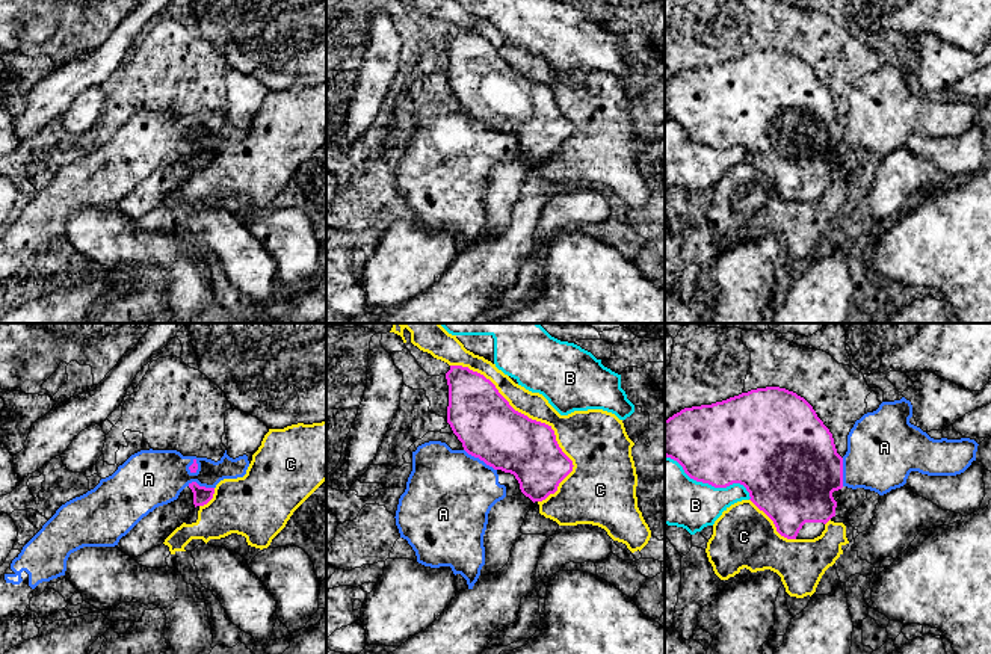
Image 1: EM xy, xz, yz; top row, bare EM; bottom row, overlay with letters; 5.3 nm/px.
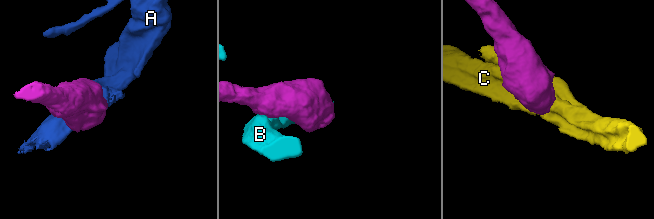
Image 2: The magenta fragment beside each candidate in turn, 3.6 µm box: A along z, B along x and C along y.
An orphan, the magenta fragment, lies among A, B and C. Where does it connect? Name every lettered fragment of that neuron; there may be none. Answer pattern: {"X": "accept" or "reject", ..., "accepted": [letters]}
{"A": "reject", "B": "reject", "C": "reject", "accepted": []}

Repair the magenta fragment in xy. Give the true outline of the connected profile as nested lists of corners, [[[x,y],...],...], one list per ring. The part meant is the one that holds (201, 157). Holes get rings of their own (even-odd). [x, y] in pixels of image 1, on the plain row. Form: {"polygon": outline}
{"polygon": [[[196,143],[184,150],[184,156],[177,162],[156,169],[144,178],[118,204],[118,210],[130,219],[142,217],[151,210],[162,207],[165,201],[180,189],[196,168],[207,166],[215,156],[215,150],[199,148]]]}

